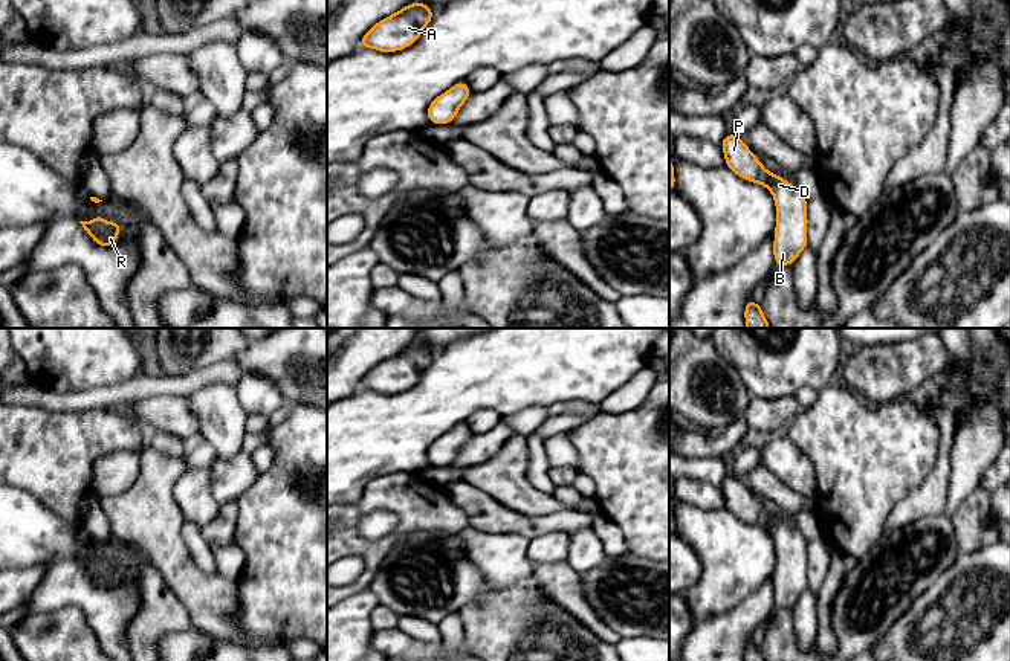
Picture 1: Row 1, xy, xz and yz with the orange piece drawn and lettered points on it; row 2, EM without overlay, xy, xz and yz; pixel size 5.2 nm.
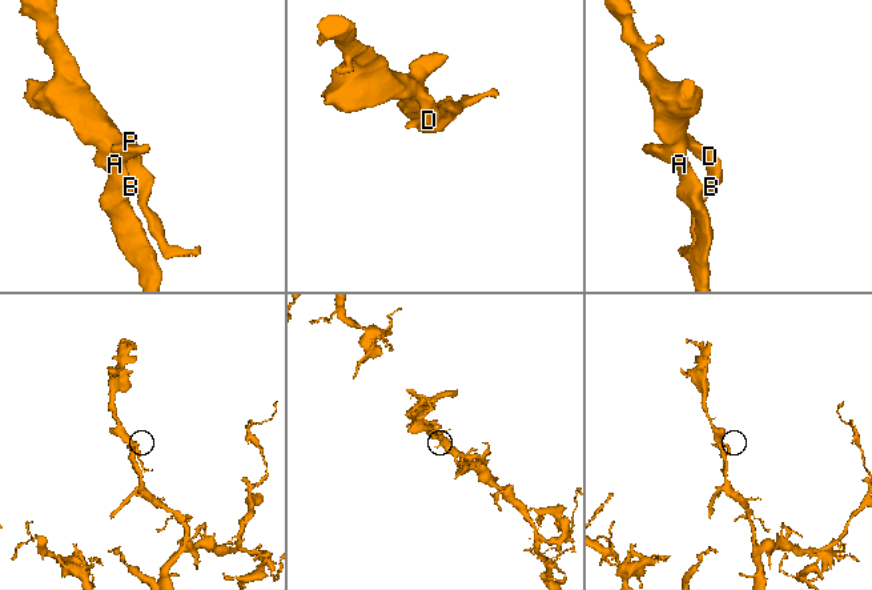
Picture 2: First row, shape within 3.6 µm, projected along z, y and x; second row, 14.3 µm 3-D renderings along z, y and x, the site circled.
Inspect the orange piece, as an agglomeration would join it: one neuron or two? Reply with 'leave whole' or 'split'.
leave whole

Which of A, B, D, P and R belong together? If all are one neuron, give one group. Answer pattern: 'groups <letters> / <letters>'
groups A B D P R

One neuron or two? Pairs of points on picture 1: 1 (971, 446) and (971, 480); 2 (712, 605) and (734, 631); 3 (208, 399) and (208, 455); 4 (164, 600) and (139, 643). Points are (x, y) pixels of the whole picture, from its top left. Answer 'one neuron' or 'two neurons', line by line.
1: one neuron
2: two neurons
3: two neurons
4: one neuron

